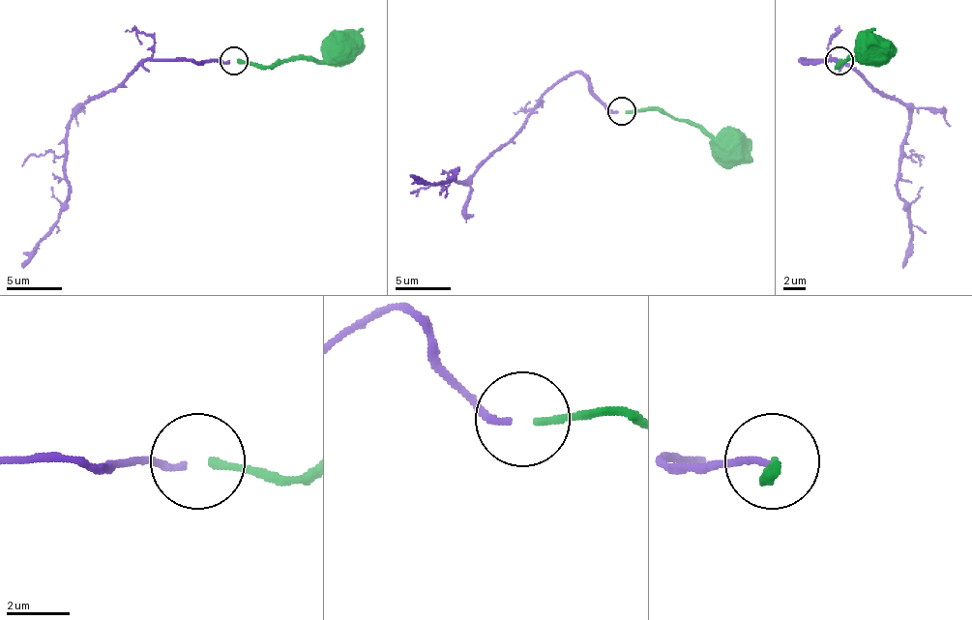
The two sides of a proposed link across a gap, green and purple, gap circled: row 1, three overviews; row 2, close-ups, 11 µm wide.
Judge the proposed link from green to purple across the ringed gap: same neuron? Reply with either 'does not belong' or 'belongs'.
belongs

